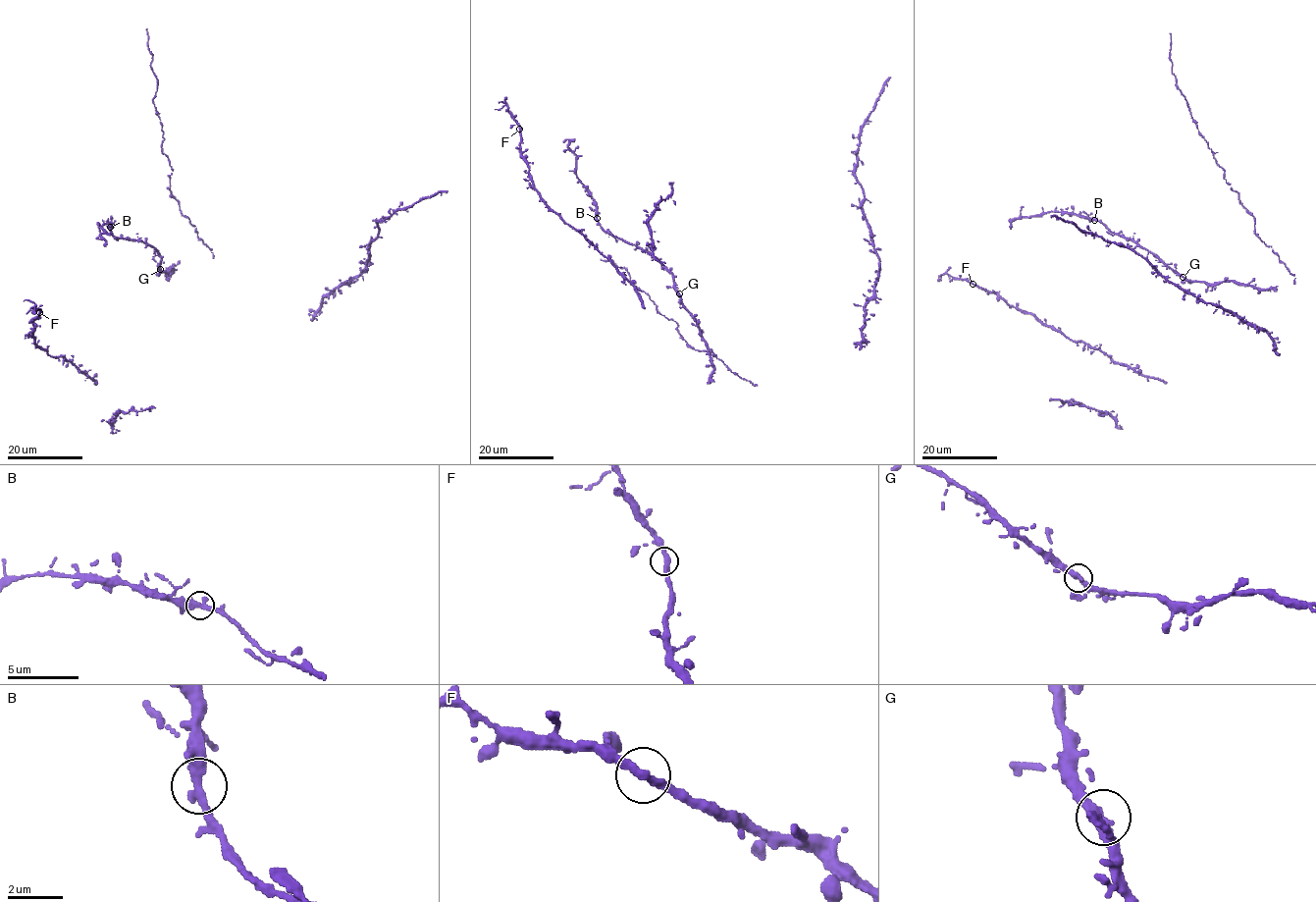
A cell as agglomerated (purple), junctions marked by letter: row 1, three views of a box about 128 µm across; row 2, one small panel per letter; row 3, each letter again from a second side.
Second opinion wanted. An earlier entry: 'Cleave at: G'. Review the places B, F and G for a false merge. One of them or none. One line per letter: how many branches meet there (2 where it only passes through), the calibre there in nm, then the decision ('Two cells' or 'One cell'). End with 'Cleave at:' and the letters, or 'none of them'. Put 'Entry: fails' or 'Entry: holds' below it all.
B: Branches: 2. Thickness 400 nm. One cell
F: Branches: 2. Thickness 360 nm. One cell
G: Branches: 2. Thickness 360 nm. One cell
Cleave at: none of them
Entry: fails

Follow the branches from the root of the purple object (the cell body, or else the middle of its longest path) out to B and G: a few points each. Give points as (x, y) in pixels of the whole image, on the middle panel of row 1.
B: (673, 281), (672, 274), (658, 259), (609, 235), (597, 218)
G: (673, 281), (674, 290), (679, 293)

